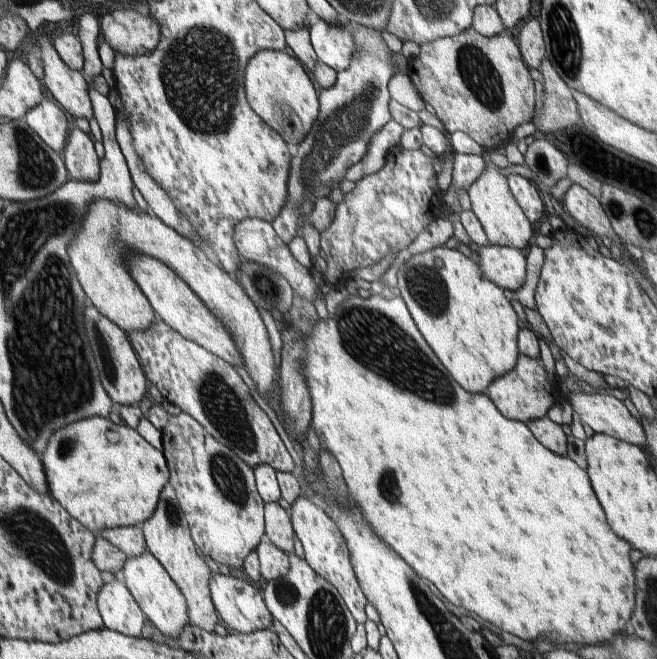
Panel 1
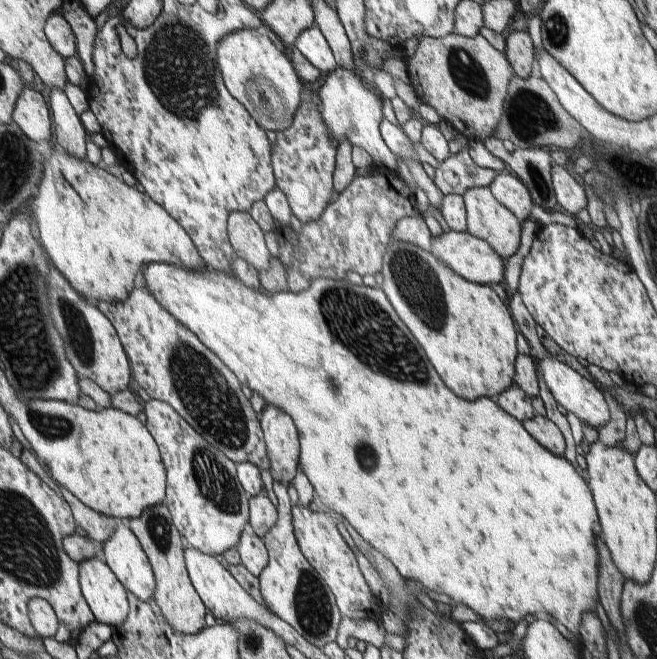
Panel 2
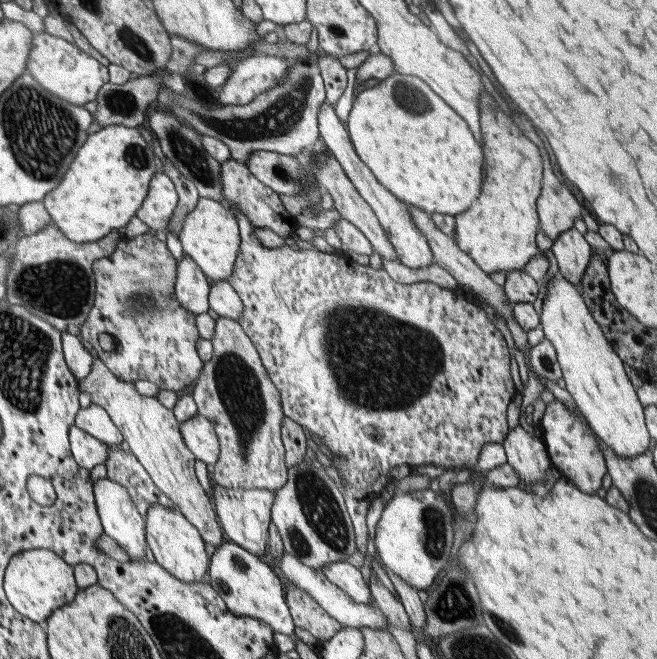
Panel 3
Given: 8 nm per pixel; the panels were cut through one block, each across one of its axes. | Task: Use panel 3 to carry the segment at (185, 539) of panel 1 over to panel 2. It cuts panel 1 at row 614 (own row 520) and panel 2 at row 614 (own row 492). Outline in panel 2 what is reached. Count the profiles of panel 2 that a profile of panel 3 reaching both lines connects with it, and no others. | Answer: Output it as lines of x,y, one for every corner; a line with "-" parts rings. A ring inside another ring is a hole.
164,503
146,509
140,517
129,519
129,529
140,539
150,564
152,565
155,579
154,602
161,607
161,611
175,631
184,634
200,633
206,627
204,616
208,607
202,602
189,571
184,564
184,546
182,546
181,531
174,526
173,517

